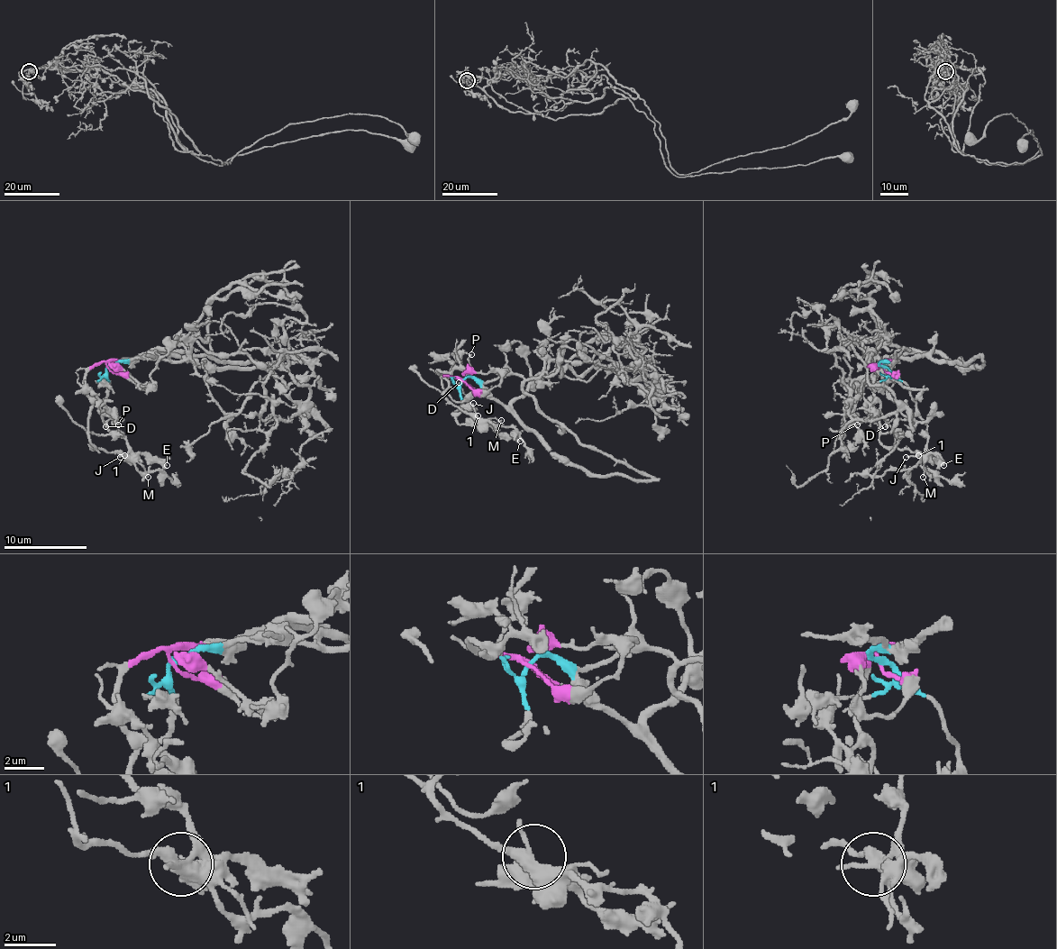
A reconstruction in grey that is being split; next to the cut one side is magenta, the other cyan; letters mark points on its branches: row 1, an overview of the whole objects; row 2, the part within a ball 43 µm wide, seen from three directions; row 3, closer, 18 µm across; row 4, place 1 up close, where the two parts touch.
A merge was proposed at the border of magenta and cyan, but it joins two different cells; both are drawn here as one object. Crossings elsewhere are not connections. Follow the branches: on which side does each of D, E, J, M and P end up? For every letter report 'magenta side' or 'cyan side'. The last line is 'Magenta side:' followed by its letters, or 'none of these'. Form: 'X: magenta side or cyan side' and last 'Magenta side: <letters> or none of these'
D: cyan side
E: cyan side
J: cyan side
M: cyan side
P: magenta side
Magenta side: P

